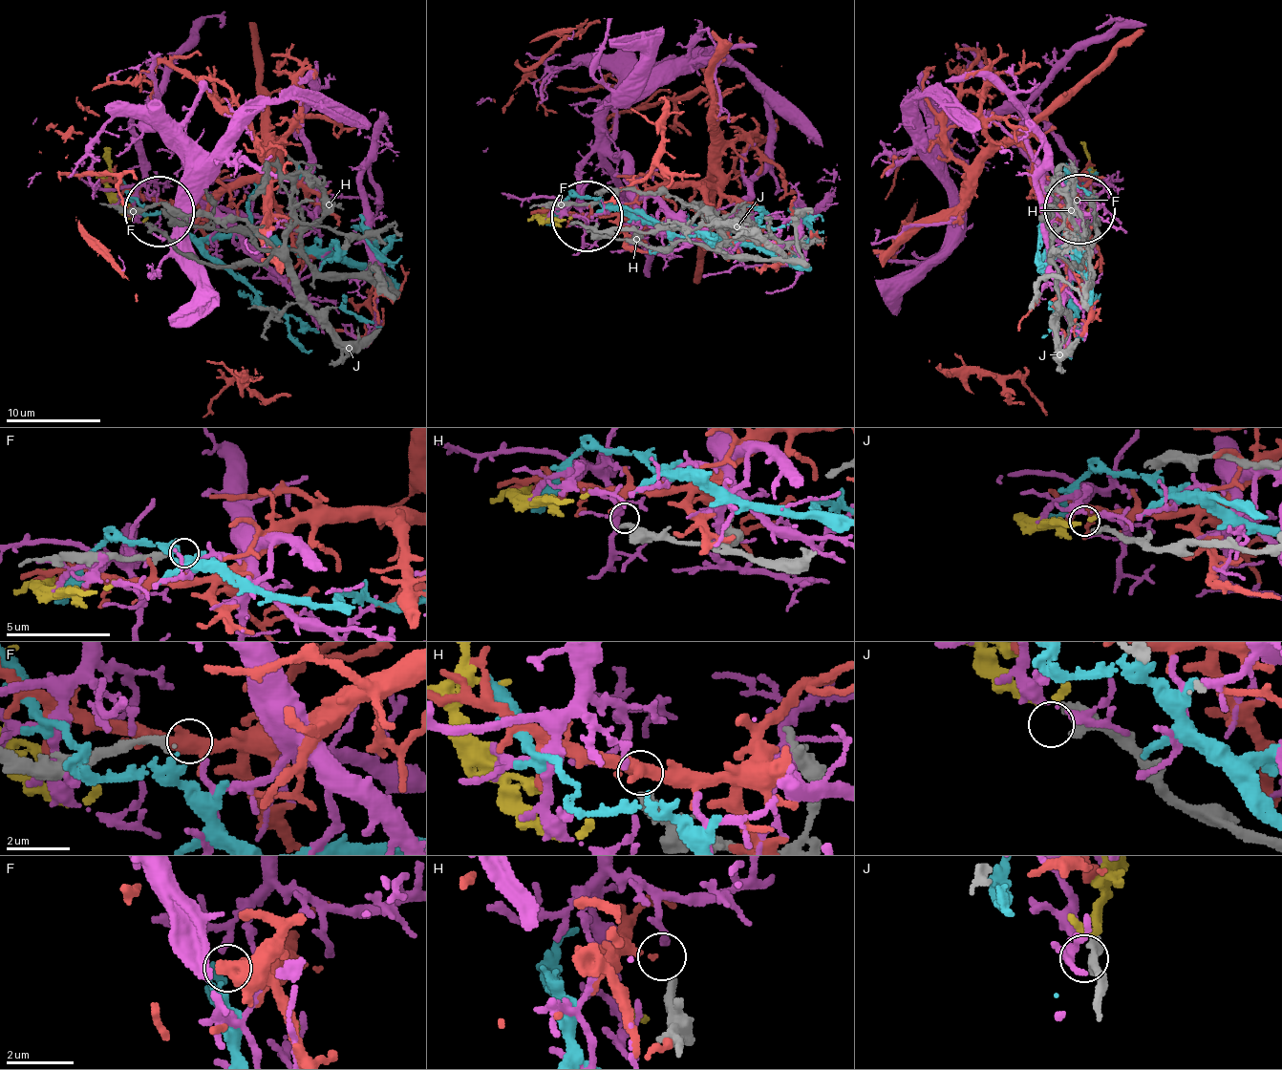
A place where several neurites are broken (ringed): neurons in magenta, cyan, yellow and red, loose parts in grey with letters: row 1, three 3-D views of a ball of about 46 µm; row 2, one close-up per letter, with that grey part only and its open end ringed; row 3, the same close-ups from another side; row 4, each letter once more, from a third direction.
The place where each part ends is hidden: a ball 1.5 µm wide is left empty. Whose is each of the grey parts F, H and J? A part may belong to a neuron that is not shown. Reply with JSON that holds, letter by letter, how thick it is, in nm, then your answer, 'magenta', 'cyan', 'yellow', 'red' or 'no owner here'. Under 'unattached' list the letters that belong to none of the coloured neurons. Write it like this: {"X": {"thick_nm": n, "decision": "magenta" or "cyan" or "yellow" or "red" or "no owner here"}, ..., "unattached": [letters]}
{"F": {"thick_nm": 260, "decision": "no owner here"}, "H": {"thick_nm": 300, "decision": "no owner here"}, "J": {"thick_nm": 360, "decision": "yellow"}, "unattached": ["F", "H"]}

